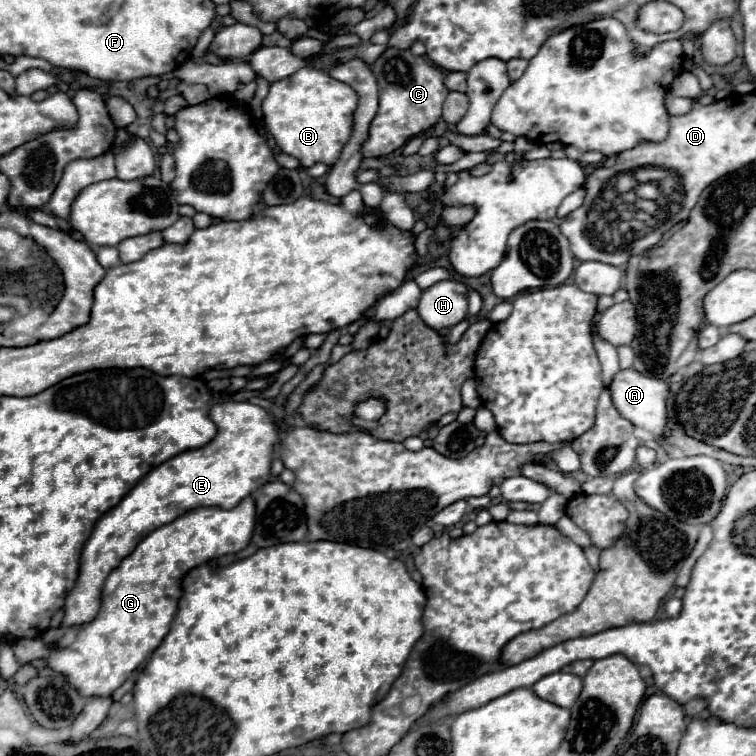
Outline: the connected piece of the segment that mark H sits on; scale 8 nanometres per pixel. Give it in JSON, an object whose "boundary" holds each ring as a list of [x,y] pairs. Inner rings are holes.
{"boundary":[[[441,280],[423,290],[417,314],[429,328],[441,332],[459,324],[467,316],[467,298],[467,284],[457,280]]]}

